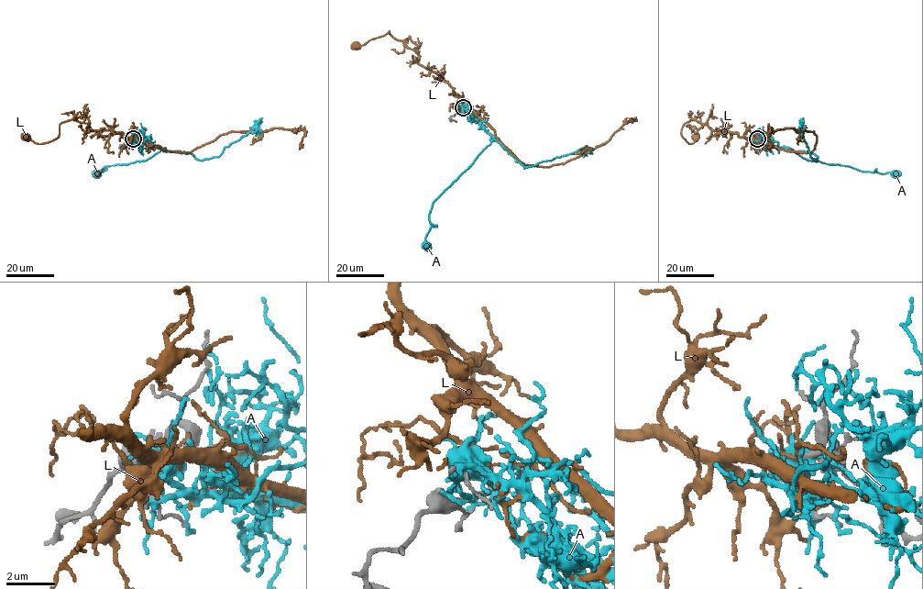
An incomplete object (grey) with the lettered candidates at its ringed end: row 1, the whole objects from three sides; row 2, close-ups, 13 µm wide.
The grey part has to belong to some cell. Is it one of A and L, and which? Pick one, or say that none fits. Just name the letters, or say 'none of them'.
none of them

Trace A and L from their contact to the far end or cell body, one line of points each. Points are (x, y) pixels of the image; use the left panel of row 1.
A: (132, 138), (164, 151), (191, 153), (203, 160), (217, 157), (225, 147), (255, 132), (262, 117)
L: (132, 138), (88, 129), (72, 119), (60, 125), (55, 138), (37, 144), (25, 137)

